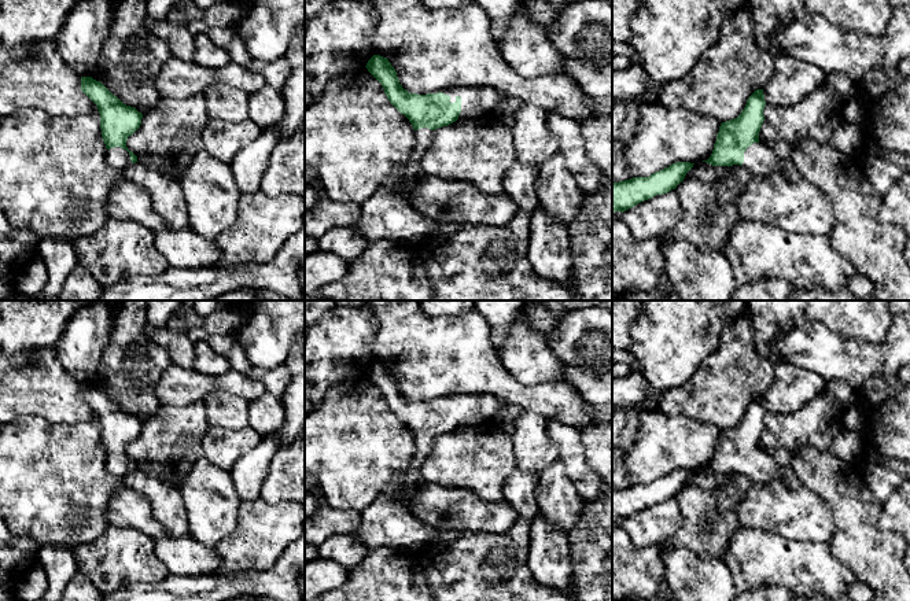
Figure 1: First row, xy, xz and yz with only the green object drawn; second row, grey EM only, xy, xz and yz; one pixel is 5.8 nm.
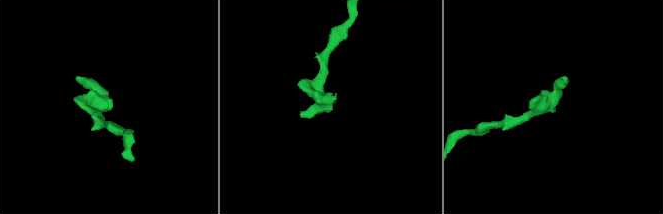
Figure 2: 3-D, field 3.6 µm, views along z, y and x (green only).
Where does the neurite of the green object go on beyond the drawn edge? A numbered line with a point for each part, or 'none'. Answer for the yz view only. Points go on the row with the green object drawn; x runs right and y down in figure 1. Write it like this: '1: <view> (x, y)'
1: yz (759, 159)

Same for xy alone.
1: xy (118, 158)

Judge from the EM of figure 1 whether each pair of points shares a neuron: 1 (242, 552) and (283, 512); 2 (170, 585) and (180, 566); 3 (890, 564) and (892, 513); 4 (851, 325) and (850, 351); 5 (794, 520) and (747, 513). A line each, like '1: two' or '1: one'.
1: one
2: two
3: two
4: two
5: one

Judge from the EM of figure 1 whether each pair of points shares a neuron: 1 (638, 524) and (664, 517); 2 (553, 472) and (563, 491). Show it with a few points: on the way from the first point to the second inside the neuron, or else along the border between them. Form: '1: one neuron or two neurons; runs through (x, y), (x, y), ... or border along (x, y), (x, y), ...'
1: one neuron; runs through (645, 524), (658, 522)
2: one neuron; runs through (553, 476), (553, 482), (559, 487)

